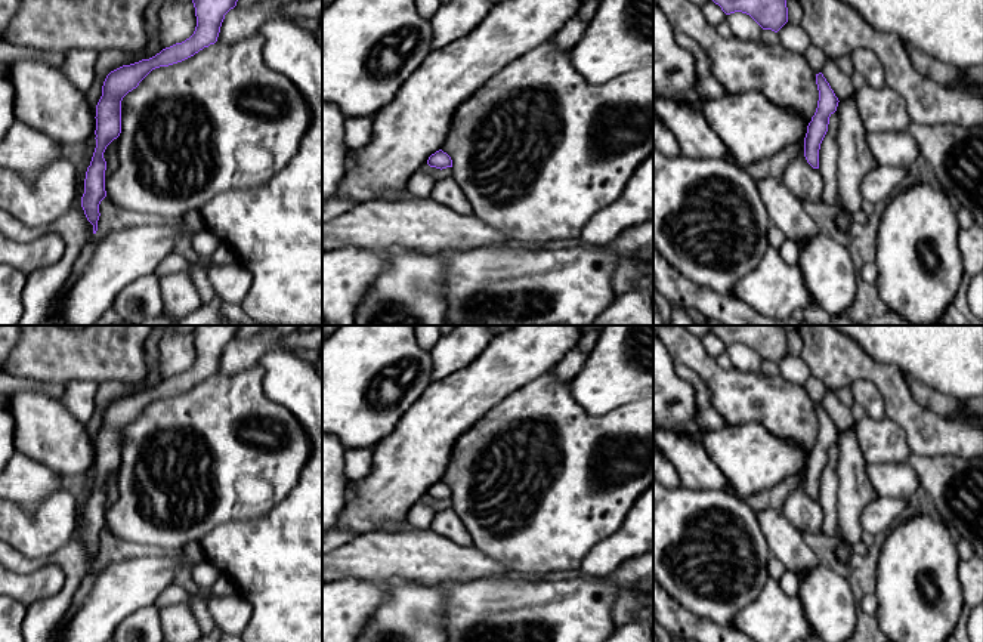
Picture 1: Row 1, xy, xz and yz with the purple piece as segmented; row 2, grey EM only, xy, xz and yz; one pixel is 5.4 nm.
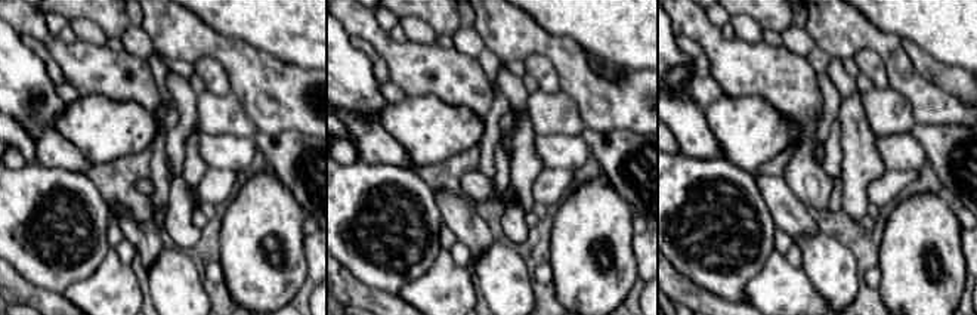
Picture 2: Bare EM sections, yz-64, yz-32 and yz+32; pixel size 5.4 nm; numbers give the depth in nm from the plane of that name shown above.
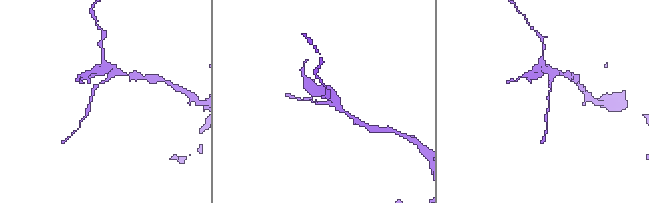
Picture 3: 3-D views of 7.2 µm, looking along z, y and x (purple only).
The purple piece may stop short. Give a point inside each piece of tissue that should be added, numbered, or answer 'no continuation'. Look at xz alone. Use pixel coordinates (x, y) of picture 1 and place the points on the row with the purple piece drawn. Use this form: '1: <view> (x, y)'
no continuation

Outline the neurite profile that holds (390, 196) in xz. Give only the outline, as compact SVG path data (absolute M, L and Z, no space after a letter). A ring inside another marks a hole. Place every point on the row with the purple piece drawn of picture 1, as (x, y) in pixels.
M407 188L404 189L381 189L375 200L386 200L389 203L415 198Z

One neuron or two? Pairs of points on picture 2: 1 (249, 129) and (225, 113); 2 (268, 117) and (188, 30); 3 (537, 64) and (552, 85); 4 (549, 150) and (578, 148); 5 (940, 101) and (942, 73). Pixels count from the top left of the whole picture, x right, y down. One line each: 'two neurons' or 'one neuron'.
1: one neuron
2: one neuron
3: one neuron
4: one neuron
5: two neurons

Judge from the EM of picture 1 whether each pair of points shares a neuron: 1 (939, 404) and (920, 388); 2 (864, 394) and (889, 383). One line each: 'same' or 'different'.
1: same
2: different

